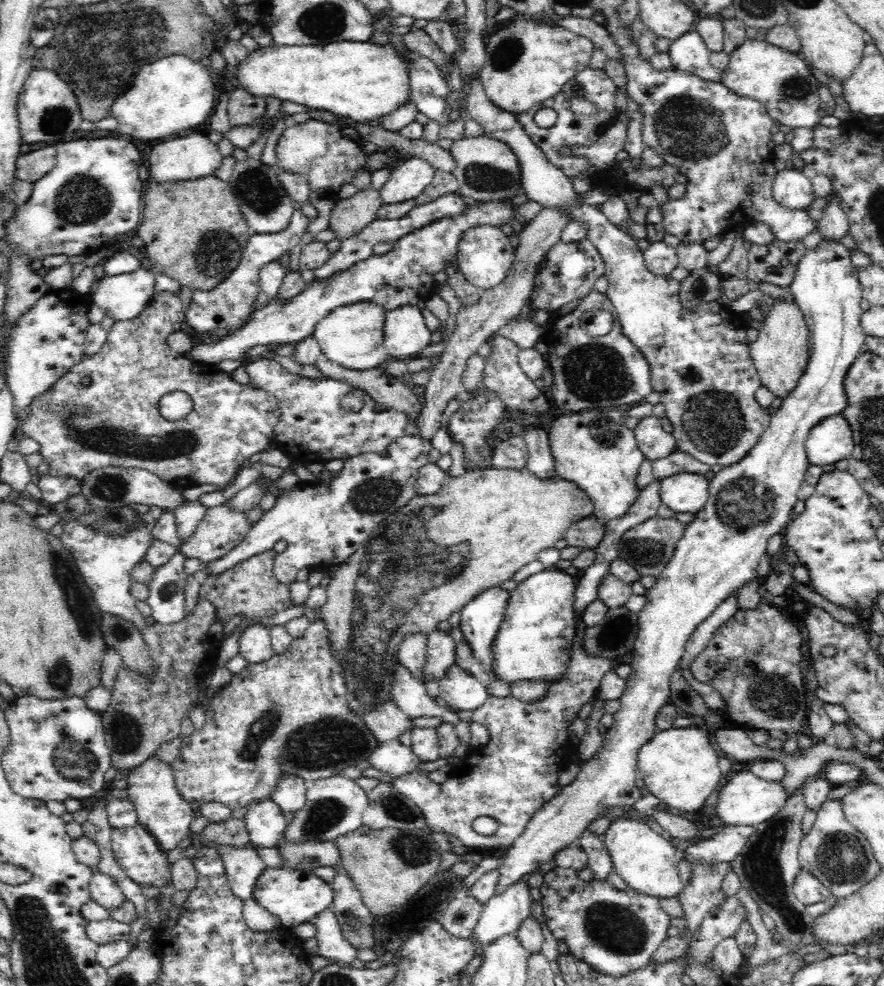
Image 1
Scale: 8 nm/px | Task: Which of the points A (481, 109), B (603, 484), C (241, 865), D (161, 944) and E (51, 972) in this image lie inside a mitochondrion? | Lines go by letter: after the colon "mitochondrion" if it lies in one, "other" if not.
A: other
B: other
C: other
D: other
E: mitochondrion

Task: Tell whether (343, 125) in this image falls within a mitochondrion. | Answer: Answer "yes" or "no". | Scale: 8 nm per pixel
no

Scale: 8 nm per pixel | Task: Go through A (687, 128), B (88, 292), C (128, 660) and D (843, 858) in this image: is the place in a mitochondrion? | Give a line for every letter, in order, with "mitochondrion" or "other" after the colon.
A: mitochondrion
B: other
C: other
D: mitochondrion

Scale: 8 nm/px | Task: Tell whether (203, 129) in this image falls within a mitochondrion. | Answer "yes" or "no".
no

